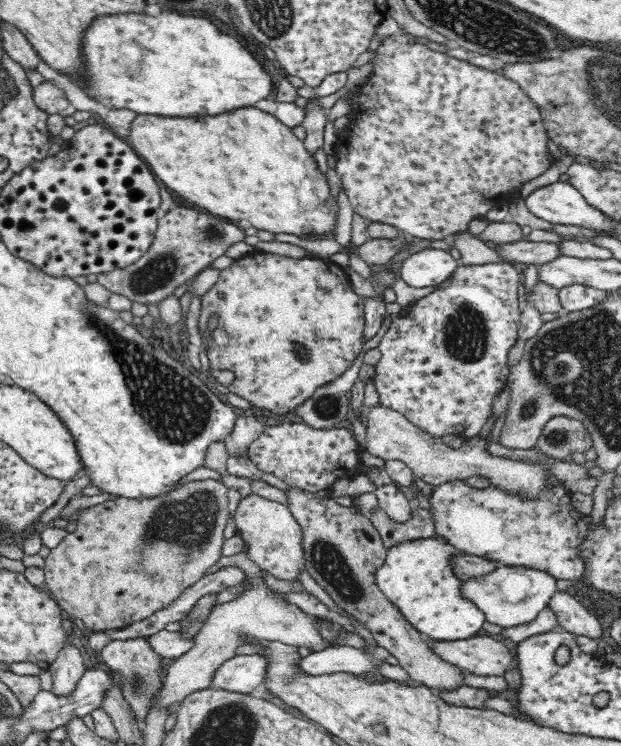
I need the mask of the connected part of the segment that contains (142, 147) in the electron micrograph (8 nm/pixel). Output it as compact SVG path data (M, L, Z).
M248 107L242 110L235 110L234 114L220 114L220 116L206 116L206 118L160 118L149 114L139 114L130 131L128 143L131 147L147 162L151 171L155 174L164 188L176 192L178 196L186 198L188 202L204 208L205 212L223 217L230 222L239 220L248 220L251 226L257 230L266 230L274 234L295 234L296 236L311 236L315 234L330 234L334 232L337 225L338 203L330 193L330 185L324 172L320 171L318 163L311 152L304 146L292 129L279 122L275 116L254 107Z

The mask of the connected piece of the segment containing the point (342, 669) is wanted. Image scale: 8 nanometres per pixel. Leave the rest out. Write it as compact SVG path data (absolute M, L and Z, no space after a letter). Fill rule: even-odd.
M336 645L324 650L311 651L298 660L298 671L310 676L352 673L365 674L377 672L378 664L390 656L389 650L380 646L370 655L363 649Z

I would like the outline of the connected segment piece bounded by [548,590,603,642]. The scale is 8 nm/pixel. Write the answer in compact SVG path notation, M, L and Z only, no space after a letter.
M557 591L548 604L556 613L558 622L573 635L588 636L598 642L602 639L602 624L586 608L565 591Z

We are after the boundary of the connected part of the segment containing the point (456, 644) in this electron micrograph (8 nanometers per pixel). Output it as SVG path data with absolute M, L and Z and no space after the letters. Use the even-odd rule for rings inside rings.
M477 633L470 638L460 638L460 640L432 640L427 637L430 649L438 657L442 658L446 662L460 667L463 670L467 670L472 674L478 674L480 676L500 676L503 675L506 670L510 668L516 668L518 666L517 655L512 655L506 645L493 635L486 633Z

